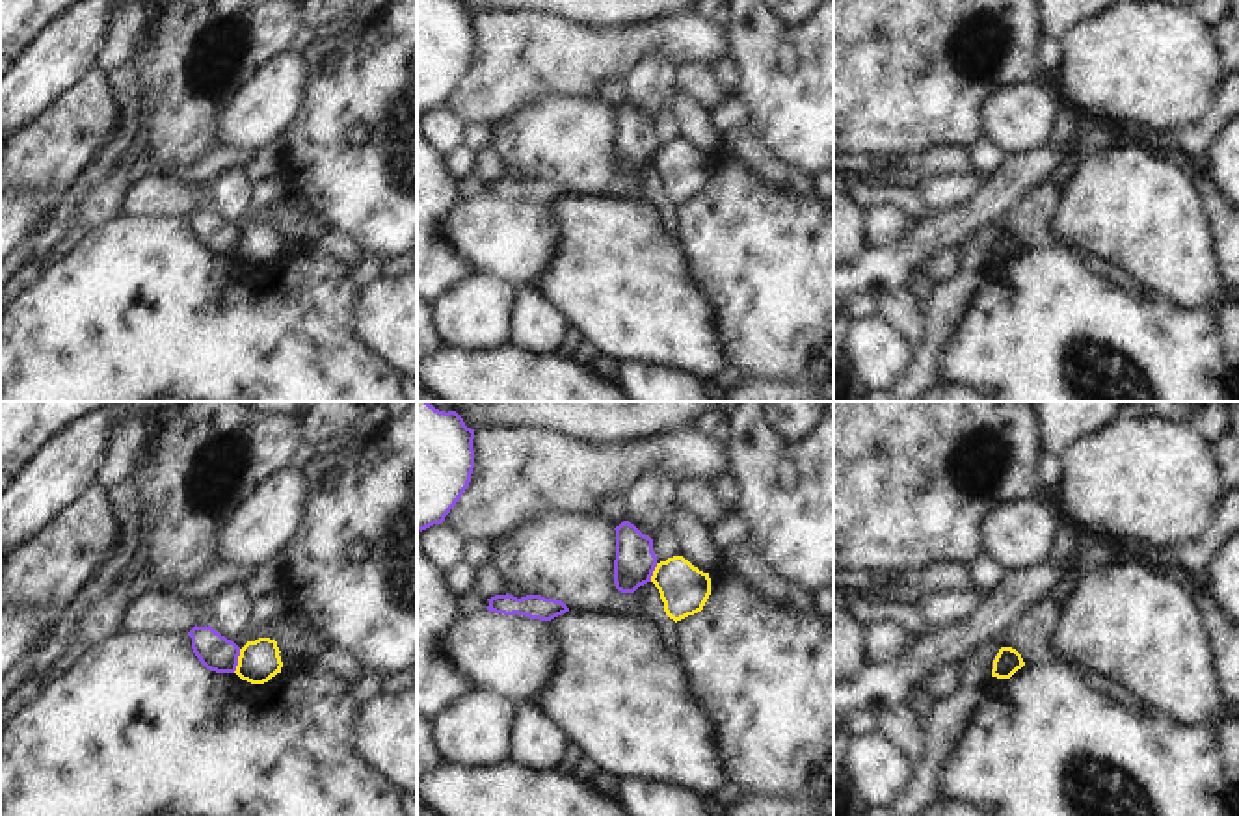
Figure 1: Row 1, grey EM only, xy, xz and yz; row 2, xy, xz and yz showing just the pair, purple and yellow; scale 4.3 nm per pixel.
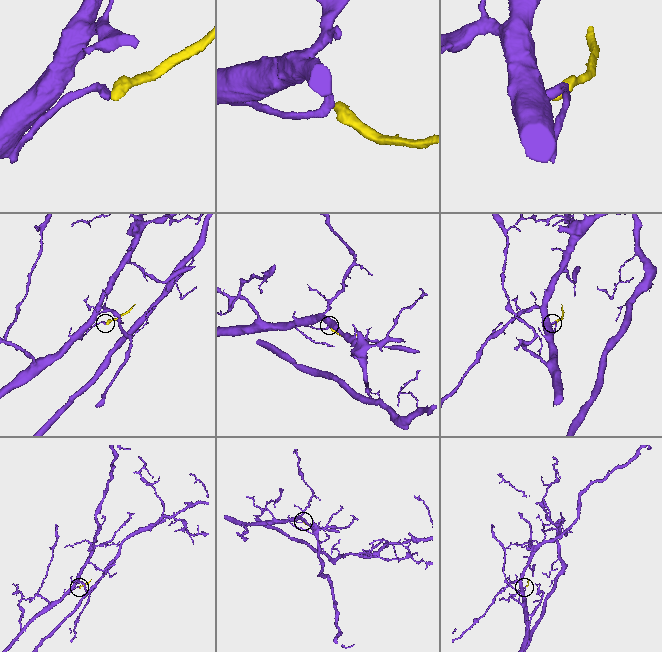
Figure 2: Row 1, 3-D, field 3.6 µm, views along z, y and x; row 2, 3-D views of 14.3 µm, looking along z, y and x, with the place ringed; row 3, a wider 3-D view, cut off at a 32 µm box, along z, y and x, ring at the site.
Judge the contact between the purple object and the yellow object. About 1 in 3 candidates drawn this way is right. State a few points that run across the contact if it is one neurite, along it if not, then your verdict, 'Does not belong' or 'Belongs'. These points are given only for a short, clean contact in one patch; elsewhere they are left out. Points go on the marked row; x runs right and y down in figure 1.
Line: xy (240, 649), (233, 672). Does not belong

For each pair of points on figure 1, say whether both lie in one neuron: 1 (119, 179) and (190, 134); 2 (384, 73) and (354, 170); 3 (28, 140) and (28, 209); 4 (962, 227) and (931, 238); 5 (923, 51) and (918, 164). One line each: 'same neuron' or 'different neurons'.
1: different neurons
2: same neuron
3: different neurons
4: same neuron
5: different neurons

